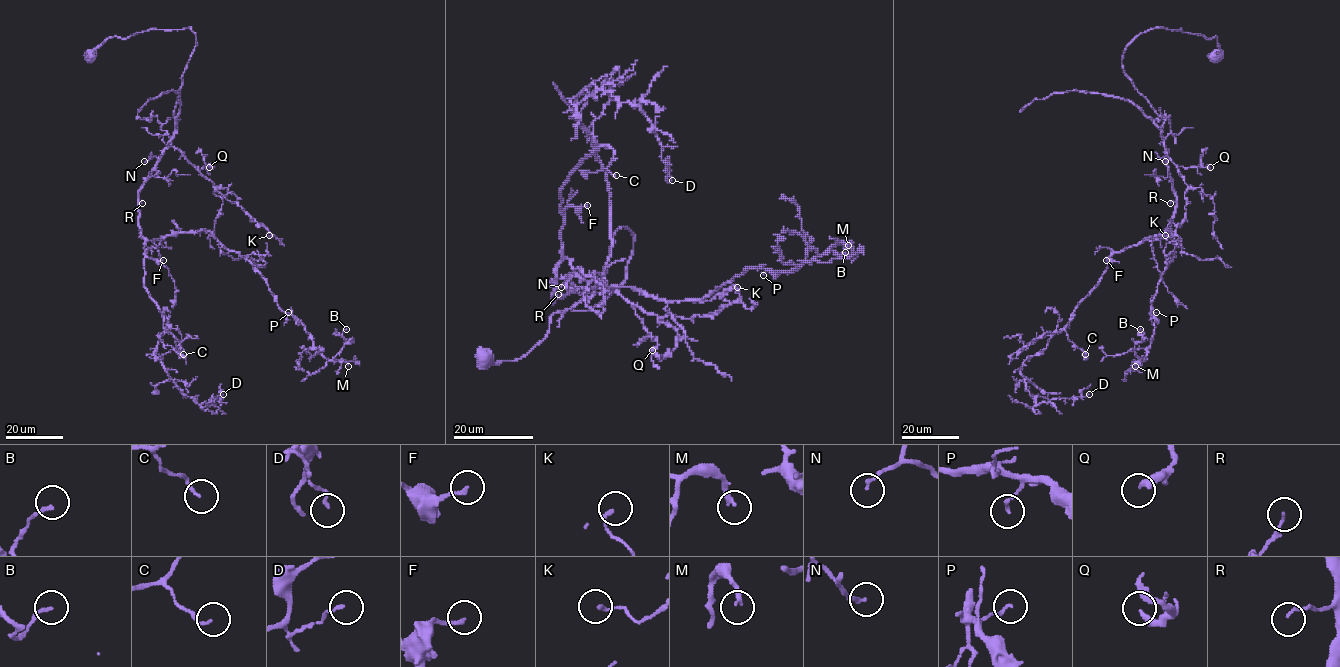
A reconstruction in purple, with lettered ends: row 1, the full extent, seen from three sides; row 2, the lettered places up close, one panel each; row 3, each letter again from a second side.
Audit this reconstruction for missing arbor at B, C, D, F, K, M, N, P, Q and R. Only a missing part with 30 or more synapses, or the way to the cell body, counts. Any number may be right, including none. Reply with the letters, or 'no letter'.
M

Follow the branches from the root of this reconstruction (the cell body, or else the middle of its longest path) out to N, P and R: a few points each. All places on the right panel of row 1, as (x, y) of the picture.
N: (1214, 55), (1219, 50), (1215, 36), (1163, 28), (1138, 34), (1124, 53), (1126, 75), (1164, 119), (1165, 161)
P: (1214, 55), (1215, 36), (1153, 28), (1122, 58), (1164, 119), (1175, 197), (1145, 240), (1175, 243), (1156, 312)
R: (1214, 55), (1215, 36), (1163, 28), (1138, 34), (1123, 55), (1126, 75), (1164, 119), (1175, 197), (1170, 203)

